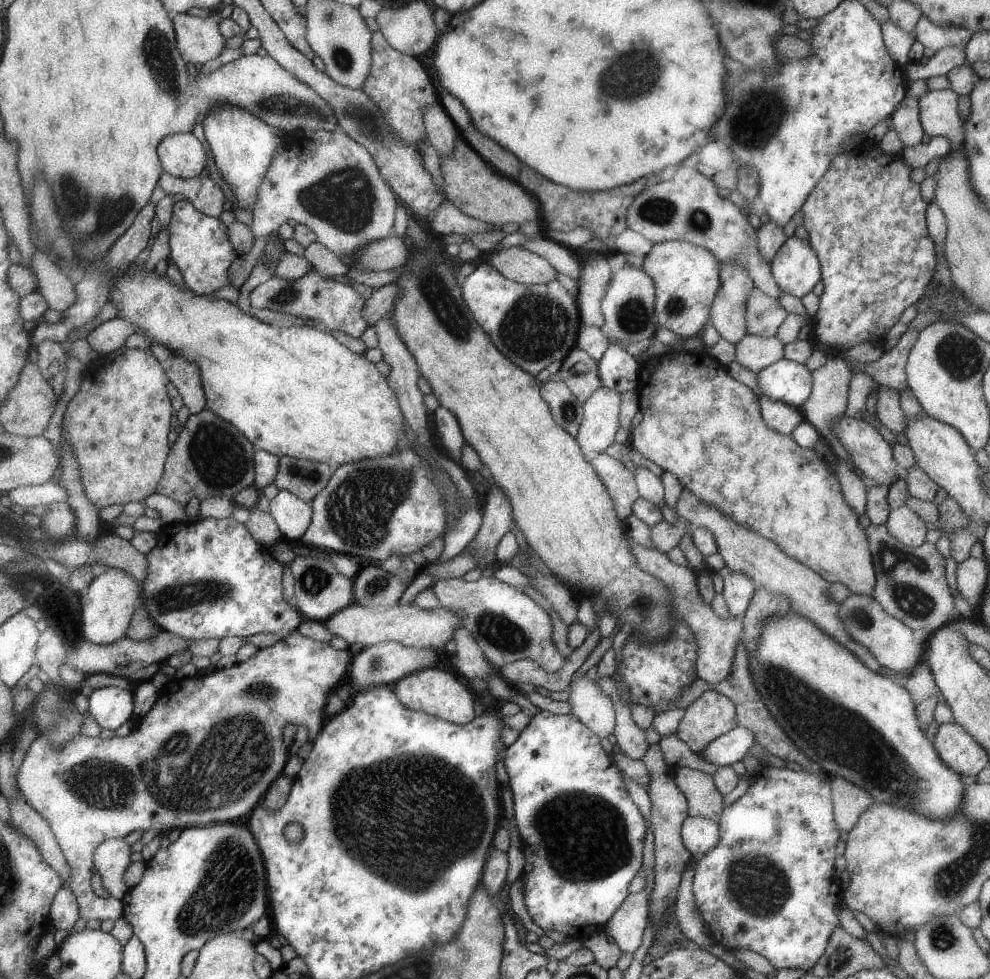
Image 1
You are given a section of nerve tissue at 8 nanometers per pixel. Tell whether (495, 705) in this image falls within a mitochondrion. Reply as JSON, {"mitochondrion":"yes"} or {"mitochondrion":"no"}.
{"mitochondrion":"no"}

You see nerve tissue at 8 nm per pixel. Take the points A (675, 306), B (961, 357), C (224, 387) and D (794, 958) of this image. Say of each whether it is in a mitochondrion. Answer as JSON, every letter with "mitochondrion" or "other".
{"A":"mitochondrion","B":"mitochondrion","C":"other","D":"other"}

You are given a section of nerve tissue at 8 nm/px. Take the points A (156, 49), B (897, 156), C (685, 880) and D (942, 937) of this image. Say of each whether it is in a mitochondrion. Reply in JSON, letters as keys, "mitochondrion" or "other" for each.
{"A":"mitochondrion","B":"other","C":"other","D":"mitochondrion"}

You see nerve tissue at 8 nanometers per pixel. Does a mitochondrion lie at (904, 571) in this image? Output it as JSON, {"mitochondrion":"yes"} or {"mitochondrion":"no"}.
{"mitochondrion":"yes"}

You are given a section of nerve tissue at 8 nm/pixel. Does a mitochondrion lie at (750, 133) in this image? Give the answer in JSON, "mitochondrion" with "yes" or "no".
{"mitochondrion":"yes"}

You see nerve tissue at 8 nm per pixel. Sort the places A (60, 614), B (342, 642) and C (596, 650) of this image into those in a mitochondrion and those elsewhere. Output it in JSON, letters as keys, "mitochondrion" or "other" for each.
{"A":"other","B":"other","C":"other"}

